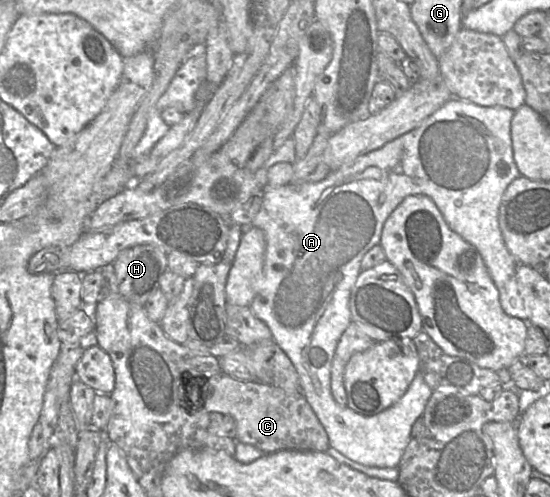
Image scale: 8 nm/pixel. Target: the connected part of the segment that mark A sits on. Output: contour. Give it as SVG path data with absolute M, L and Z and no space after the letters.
M452 97L410 132L331 171L319 182L264 189L261 208L249 226L260 228L266 240L262 273L250 308L268 326L274 341L293 363L303 395L324 427L330 447L359 464L398 467L412 426L422 416L433 393L418 371L396 403L376 415L363 416L347 406L340 406L331 392L332 360L342 334L352 322L350 295L362 272L362 259L372 247L379 245L386 220L406 197L425 195L434 201L450 229L479 252L499 291L503 311L529 323L531 310L520 293L517 280L519 262L507 249L498 222L502 196L508 185L520 176L513 158L510 132L514 113L503 106L479 106Z

